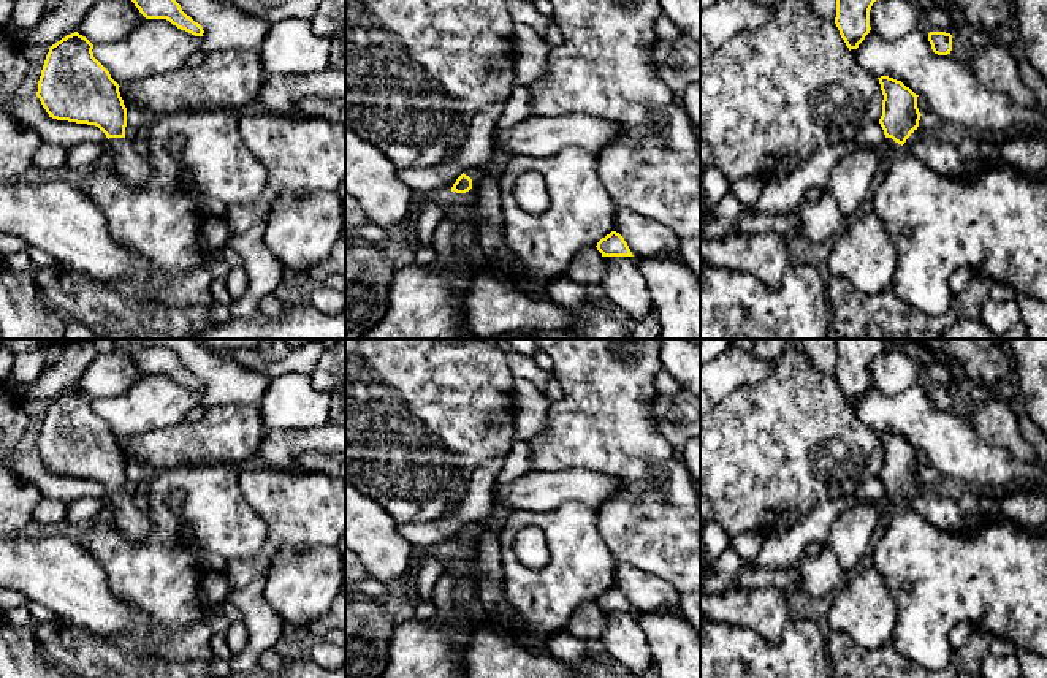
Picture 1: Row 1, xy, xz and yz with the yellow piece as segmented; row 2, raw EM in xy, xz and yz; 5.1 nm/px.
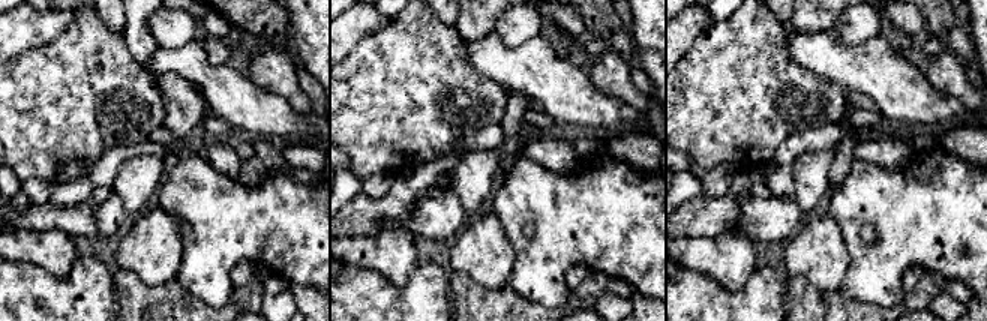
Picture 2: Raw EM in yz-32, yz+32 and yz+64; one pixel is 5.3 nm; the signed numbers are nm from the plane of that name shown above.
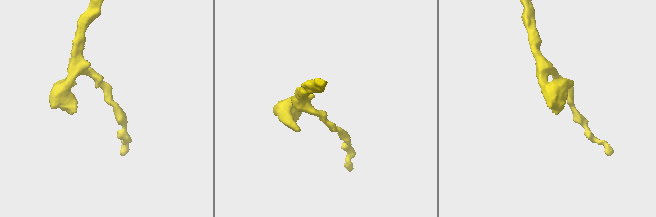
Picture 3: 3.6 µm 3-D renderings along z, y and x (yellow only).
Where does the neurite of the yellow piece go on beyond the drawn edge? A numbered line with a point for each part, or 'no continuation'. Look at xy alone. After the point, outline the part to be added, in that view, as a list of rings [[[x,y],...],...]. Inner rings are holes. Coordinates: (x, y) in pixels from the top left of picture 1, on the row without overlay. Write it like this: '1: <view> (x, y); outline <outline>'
1: xy (135, 525); outline [[[109,493],[106,496],[106,501],[109,504],[109,513],[116,523],[116,526],[120,529],[120,532],[130,539],[144,542],[150,531],[152,523],[147,516],[147,513],[141,512],[133,504],[133,496],[128,493]]]

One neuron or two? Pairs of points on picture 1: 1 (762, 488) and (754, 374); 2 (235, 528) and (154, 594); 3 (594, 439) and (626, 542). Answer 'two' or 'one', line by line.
1: two
2: one
3: one

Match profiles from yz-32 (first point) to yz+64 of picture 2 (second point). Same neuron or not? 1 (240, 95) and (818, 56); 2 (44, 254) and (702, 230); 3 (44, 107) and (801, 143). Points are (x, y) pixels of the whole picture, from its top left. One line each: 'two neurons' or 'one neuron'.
1: one neuron
2: two neurons
3: two neurons

